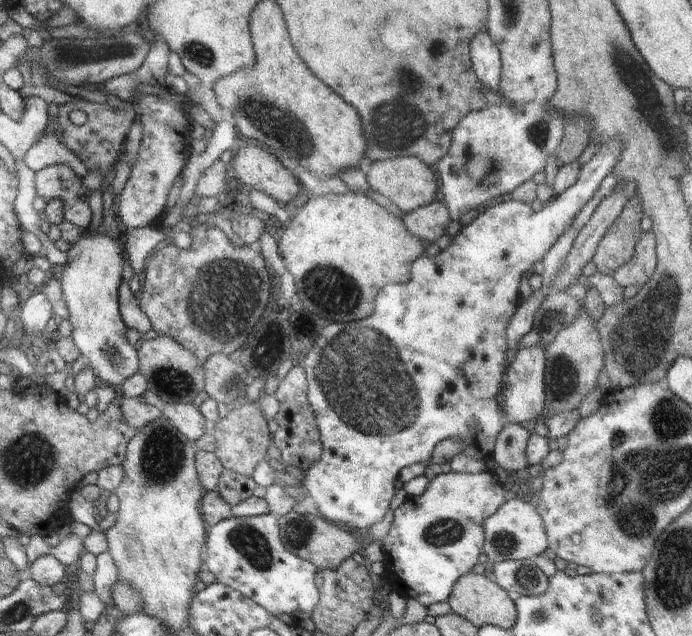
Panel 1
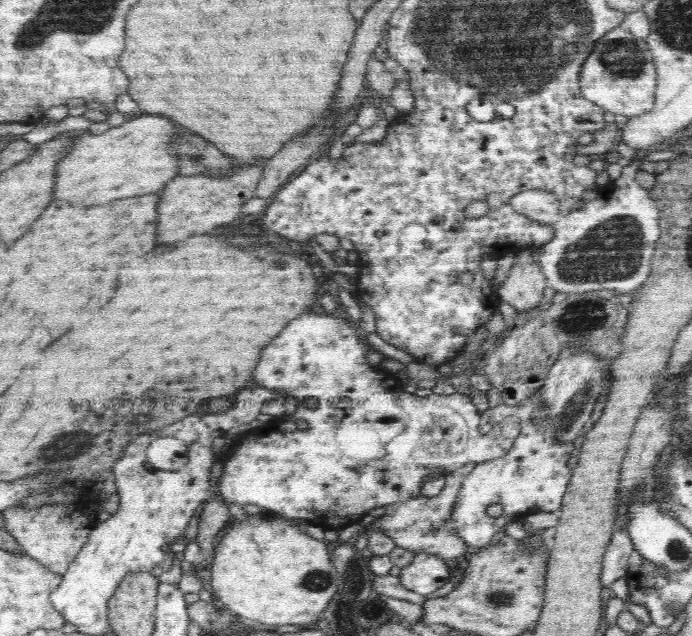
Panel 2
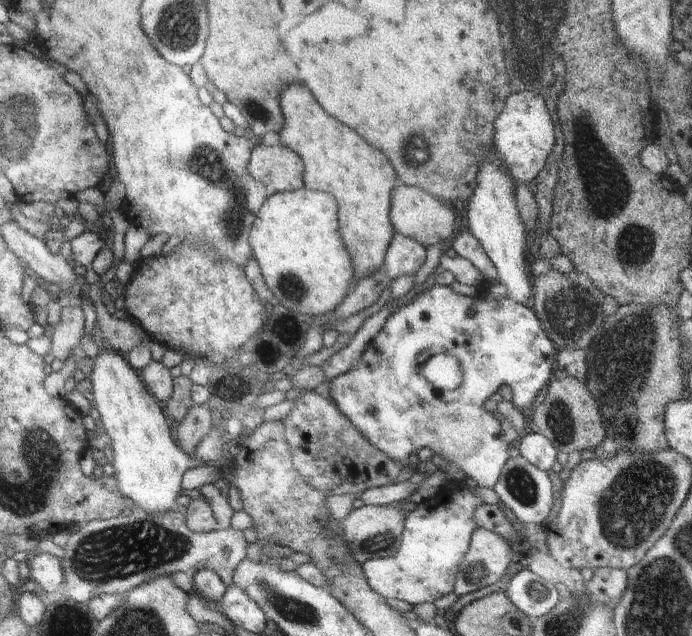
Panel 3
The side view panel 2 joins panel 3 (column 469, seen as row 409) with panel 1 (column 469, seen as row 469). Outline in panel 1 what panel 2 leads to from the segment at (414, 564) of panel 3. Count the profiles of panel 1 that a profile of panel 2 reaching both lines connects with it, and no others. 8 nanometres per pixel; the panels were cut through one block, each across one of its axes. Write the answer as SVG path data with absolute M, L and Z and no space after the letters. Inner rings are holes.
M487 469L482 470L482 472L472 472L468 474L468 472L454 472L450 471L448 474L440 474L440 476L436 476L428 483L428 488L424 494L420 496L409 496L406 499L406 502L397 508L394 511L394 520L392 520L392 526L390 526L390 530L388 530L388 534L381 542L381 547L383 549L383 553L385 554L385 566L386 566L386 576L388 576L388 582L392 588L395 589L400 596L404 598L414 598L414 600L418 600L420 604L425 607L430 606L433 602L446 602L450 593L452 592L454 584L456 581L464 574L470 572L472 568L478 564L478 560L480 560L479 556L483 552L484 546L484 520L490 518L502 504L504 504L504 492L502 489L502 483L500 482L500 478L496 476L492 471L488 471Z

